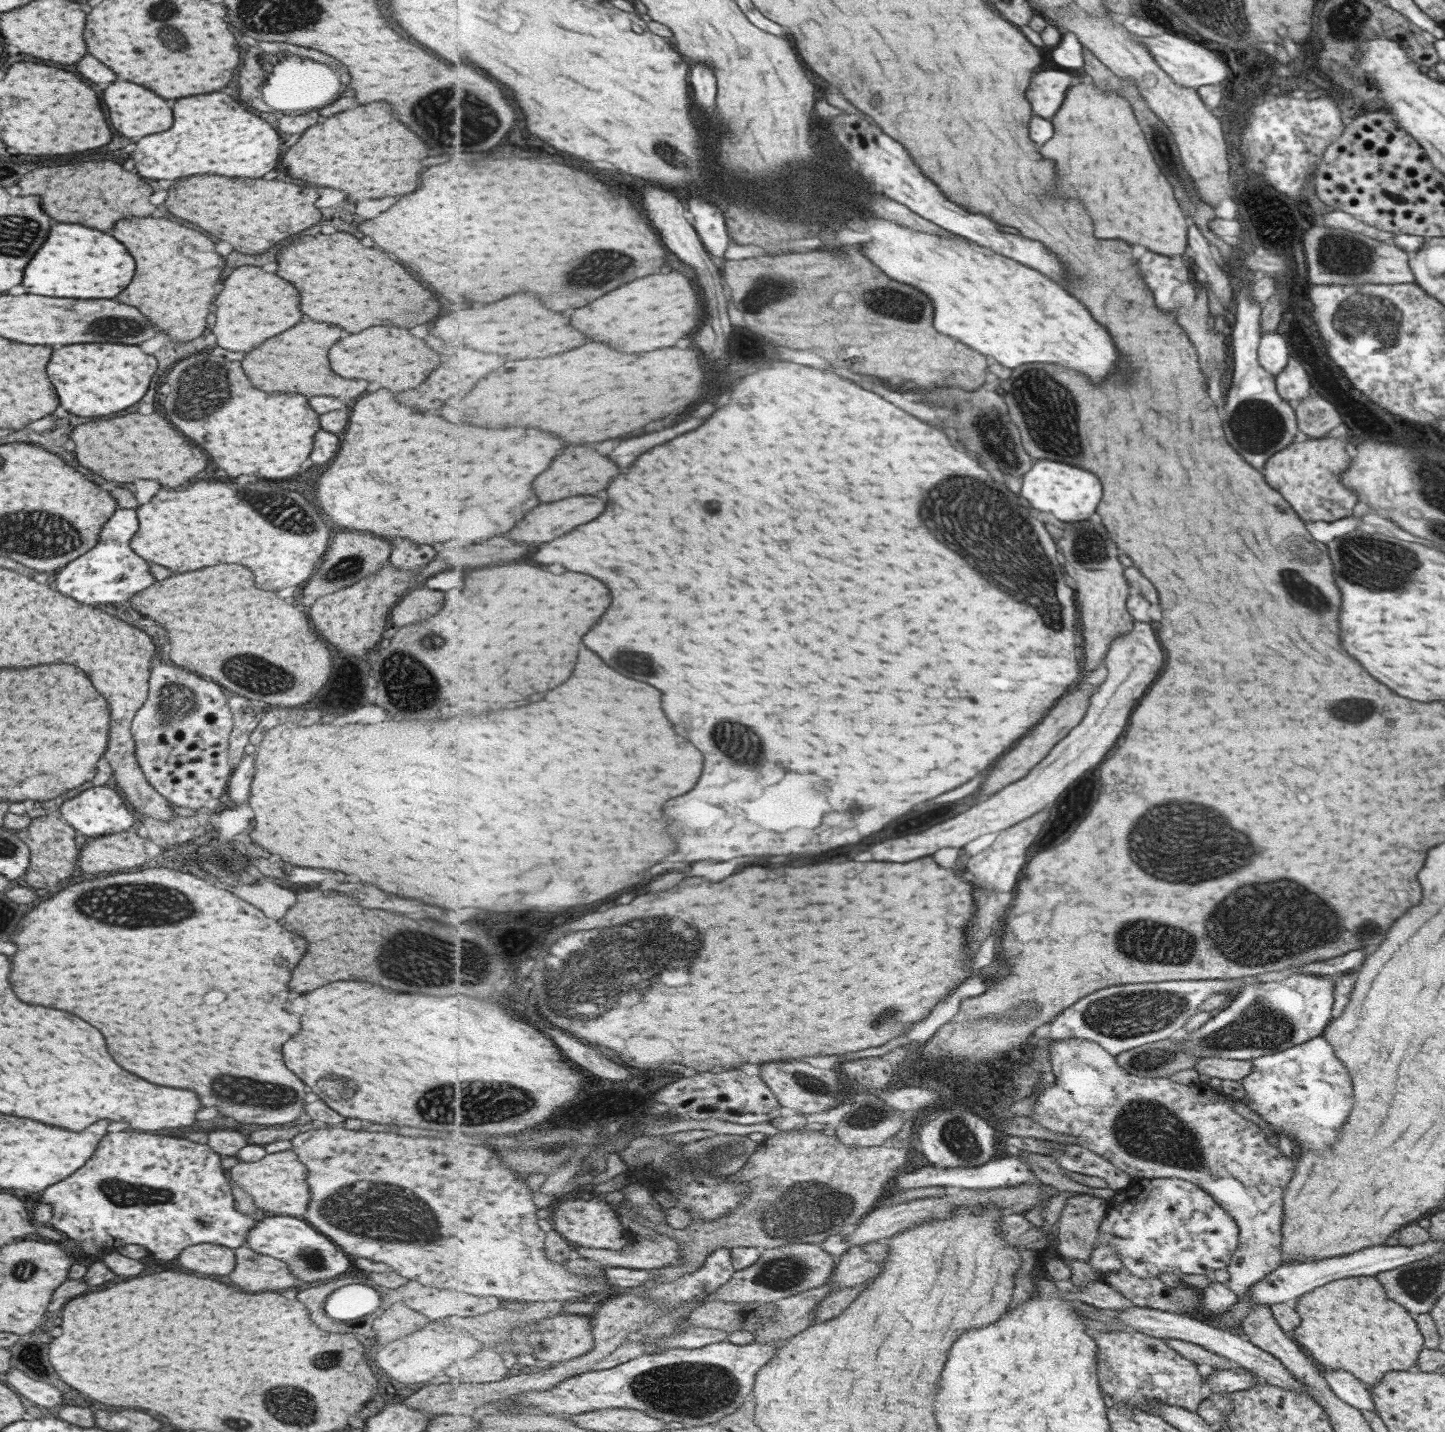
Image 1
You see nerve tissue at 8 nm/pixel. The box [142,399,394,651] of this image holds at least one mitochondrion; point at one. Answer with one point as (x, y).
(264, 502)

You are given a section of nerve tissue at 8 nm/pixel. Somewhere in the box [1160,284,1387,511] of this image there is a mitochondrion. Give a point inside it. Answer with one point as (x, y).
(1258, 426)

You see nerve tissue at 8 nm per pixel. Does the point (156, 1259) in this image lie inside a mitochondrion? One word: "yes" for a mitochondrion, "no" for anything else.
no

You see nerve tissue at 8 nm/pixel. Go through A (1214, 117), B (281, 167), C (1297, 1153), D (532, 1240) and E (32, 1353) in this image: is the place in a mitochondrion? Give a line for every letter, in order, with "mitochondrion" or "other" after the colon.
A: other
B: other
C: other
D: other
E: other

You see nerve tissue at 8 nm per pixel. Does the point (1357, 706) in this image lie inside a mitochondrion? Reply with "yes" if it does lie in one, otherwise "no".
yes

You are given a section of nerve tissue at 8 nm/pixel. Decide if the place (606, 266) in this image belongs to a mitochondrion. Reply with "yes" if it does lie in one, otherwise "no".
yes

